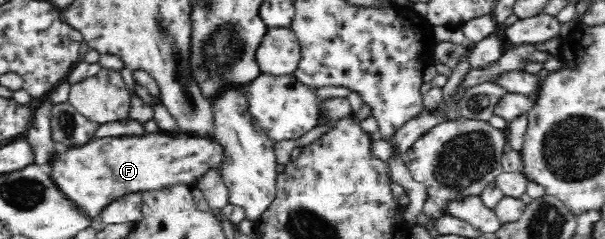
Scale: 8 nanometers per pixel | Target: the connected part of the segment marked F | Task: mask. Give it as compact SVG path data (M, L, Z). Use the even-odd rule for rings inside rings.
M164 133L143 136L93 138L80 146L60 148L48 159L48 177L56 191L69 203L85 212L90 221L112 201L128 193L160 189L160 185L194 187L196 177L213 166L221 167L220 144L214 141L192 141L193 137L170 137Z

